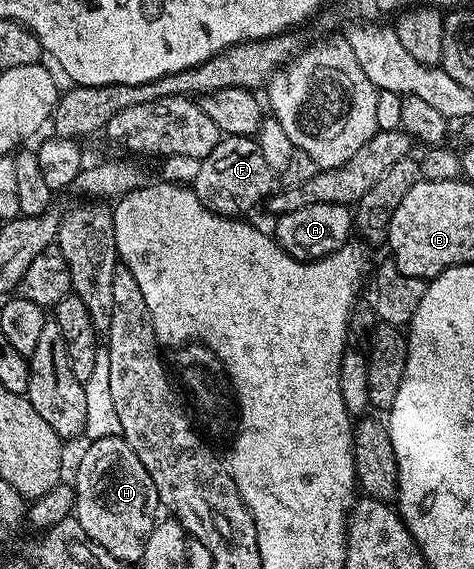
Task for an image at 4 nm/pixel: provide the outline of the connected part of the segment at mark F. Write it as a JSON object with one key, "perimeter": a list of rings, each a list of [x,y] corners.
{"perimeter":[[[223,136],[219,144],[210,154],[198,161],[193,187],[197,198],[208,208],[210,212],[216,212],[219,216],[232,218],[242,217],[243,212],[255,208],[264,203],[276,187],[277,173],[271,169],[269,162],[265,162],[265,154],[261,154],[258,139],[249,136]]]}

